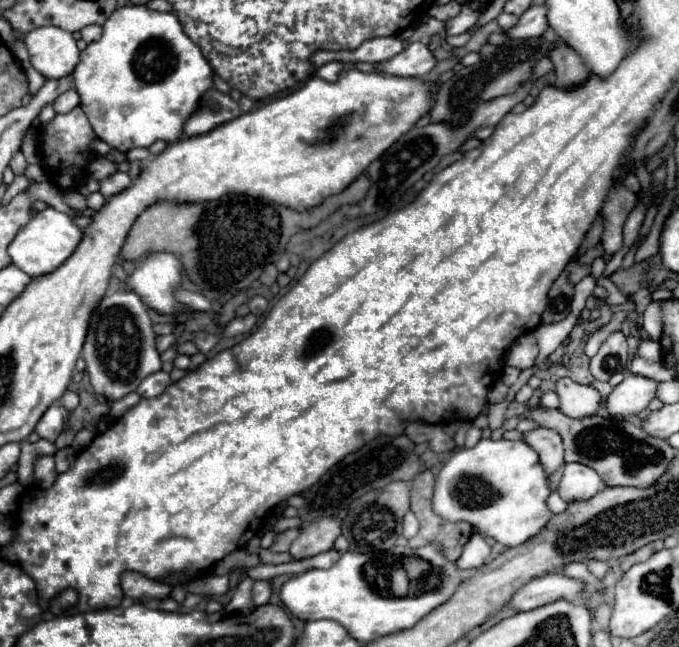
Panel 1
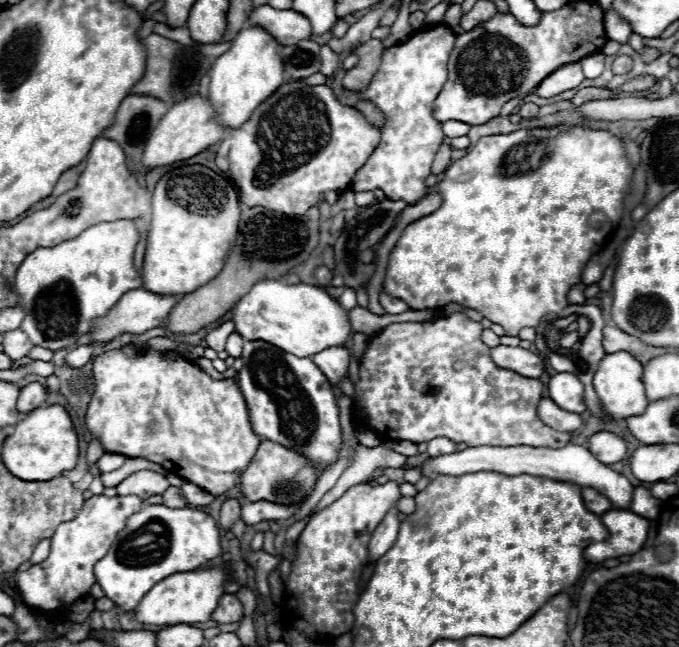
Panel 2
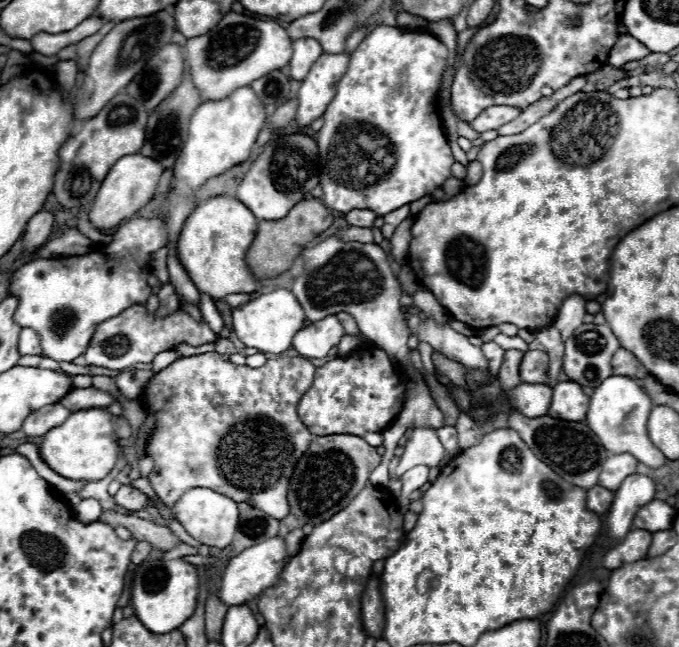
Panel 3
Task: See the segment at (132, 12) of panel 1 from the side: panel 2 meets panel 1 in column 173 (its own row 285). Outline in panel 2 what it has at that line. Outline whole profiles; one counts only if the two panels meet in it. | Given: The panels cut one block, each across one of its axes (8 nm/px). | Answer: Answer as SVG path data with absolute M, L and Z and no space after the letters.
M132 220L98 222L72 240L64 240L52 248L36 248L32 254L28 254L16 270L14 290L18 294L16 306L26 312L20 330L24 330L28 338L32 338L32 344L48 348L52 352L76 344L80 336L92 330L92 322L96 318L104 318L104 314L108 314L108 310L116 306L116 302L128 290L140 288L142 278L140 272L134 268L134 250L138 240L140 234Z

